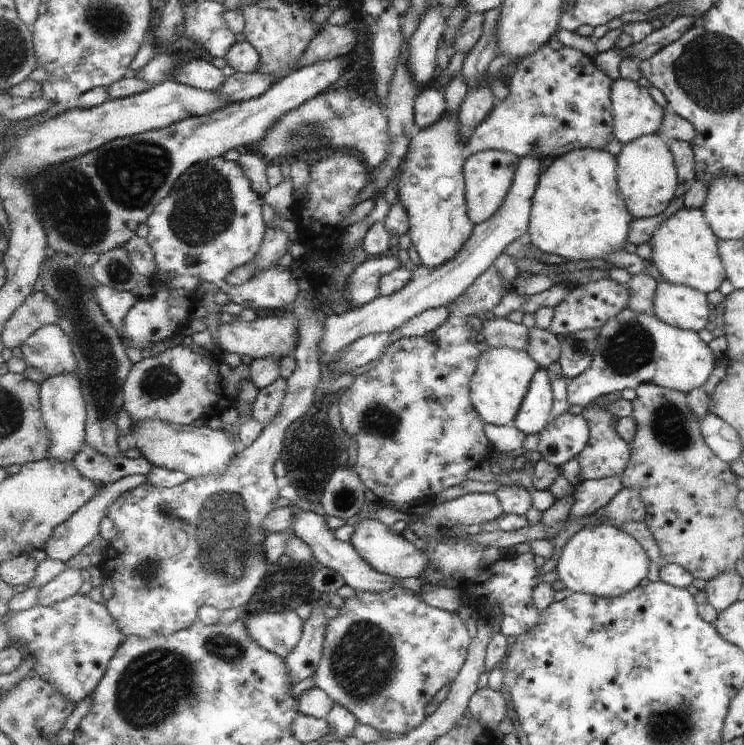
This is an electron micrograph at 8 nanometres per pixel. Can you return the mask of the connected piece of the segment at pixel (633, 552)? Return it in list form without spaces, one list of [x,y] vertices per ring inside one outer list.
[[[593,525],[579,530],[561,548],[557,562],[559,579],[573,593],[587,593],[601,598],[617,598],[646,582],[651,559],[645,549],[616,526]]]

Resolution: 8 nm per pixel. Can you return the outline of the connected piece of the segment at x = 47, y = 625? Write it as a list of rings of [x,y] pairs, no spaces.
[[[81,594],[53,606],[37,603],[30,609],[13,611],[9,620],[9,645],[26,650],[25,655],[31,654],[35,662],[34,674],[45,678],[59,694],[63,694],[63,698],[67,698],[67,702],[73,704],[79,704],[95,692],[106,676],[110,662],[127,640],[106,604],[93,602]]]

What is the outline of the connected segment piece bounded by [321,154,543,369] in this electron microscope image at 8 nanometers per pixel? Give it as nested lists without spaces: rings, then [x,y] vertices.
[[[537,154],[521,159],[514,185],[511,186],[511,192],[507,194],[507,200],[503,202],[503,208],[499,210],[499,214],[495,214],[495,218],[475,226],[473,236],[455,258],[437,268],[429,268],[422,263],[416,265],[412,269],[413,277],[407,282],[407,286],[395,294],[378,296],[363,308],[356,308],[347,314],[328,316],[325,321],[325,336],[321,342],[321,358],[325,365],[331,369],[339,352],[351,342],[370,334],[396,335],[398,328],[413,317],[429,309],[449,306],[459,296],[463,296],[475,284],[477,278],[481,278],[493,267],[497,256],[511,242],[519,240],[523,234],[526,235],[529,232],[534,194],[538,189],[539,179],[542,177],[542,160],[543,158],[539,158]]]

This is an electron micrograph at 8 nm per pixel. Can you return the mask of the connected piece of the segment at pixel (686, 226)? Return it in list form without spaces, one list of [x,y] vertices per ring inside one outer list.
[[[683,206],[675,214],[665,218],[650,241],[651,262],[659,270],[662,280],[683,284],[709,294],[725,280],[725,267],[718,255],[718,237],[710,229],[700,208]]]

